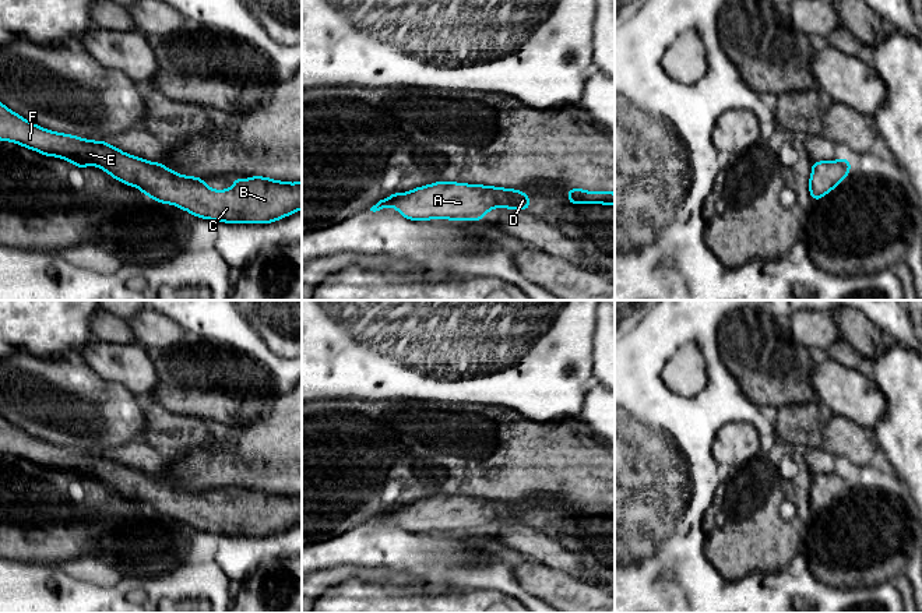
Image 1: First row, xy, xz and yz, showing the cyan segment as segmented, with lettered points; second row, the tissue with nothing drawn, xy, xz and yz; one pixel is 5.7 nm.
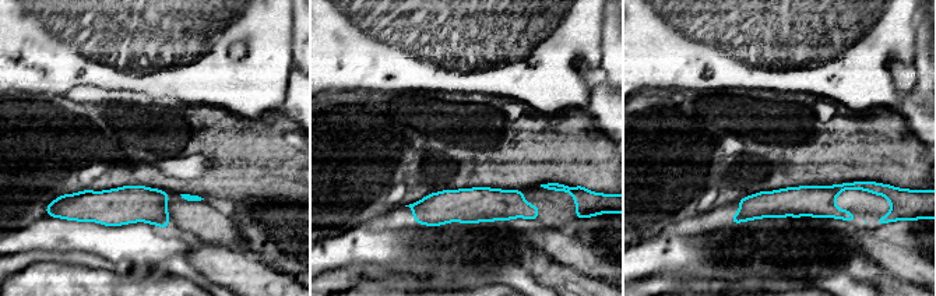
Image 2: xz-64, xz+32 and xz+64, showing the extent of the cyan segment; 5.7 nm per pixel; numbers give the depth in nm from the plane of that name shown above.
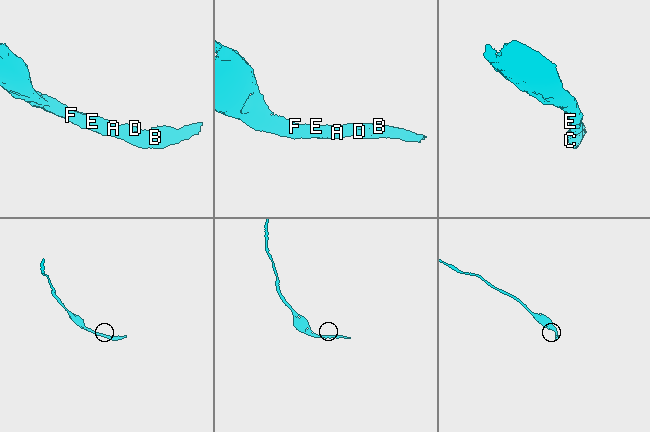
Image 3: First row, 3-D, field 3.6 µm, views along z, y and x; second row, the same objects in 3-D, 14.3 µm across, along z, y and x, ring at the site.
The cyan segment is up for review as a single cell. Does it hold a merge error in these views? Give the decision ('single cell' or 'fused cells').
single cell

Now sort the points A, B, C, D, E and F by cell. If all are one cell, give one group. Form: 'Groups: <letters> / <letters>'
Groups: A B C D E F

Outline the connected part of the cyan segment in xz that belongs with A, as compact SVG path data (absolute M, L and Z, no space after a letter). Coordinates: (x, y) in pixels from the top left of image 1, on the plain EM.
M436 494L379 512L370 524L395 521L409 533L481 533L493 521L529 524L529 507L514 501Z

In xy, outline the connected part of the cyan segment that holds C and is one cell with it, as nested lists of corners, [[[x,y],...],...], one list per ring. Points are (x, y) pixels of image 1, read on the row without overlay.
[[[1,415],[0,454],[22,458],[45,469],[67,472],[82,482],[94,478],[161,517],[172,517],[218,536],[271,536],[302,522],[302,494],[236,490],[230,501],[212,503],[201,490],[183,489],[163,476],[126,466],[106,454],[85,452],[36,438]]]

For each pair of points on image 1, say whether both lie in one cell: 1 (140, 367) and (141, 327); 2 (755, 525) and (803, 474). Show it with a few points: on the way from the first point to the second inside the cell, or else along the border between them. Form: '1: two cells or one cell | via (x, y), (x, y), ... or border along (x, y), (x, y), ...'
1: two cells | border along (136, 341), (145, 349)
2: one cell | via (777, 527), (792, 527), (802, 517), (802, 496)

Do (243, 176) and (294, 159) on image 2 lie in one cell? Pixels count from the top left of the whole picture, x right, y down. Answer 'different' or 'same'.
same

